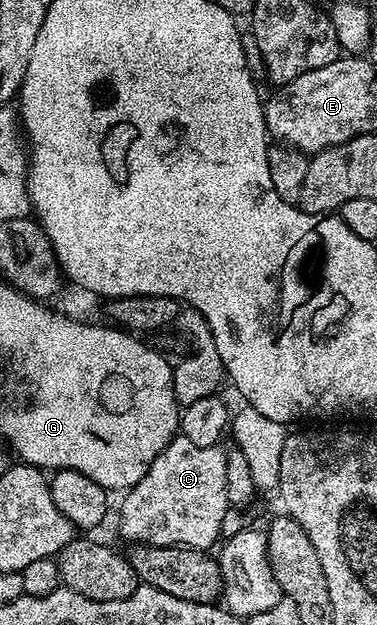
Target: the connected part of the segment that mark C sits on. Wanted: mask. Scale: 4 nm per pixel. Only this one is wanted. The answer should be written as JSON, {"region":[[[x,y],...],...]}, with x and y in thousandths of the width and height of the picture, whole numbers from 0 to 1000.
{"region":[[[469,694],[408,731],[393,754],[350,779],[342,779],[318,805],[318,850],[353,870],[395,875],[517,875],[523,878],[560,877],[570,862],[586,861],[592,829],[610,816],[599,795],[599,731],[597,717],[576,712],[538,717],[515,712],[493,698]]]}

